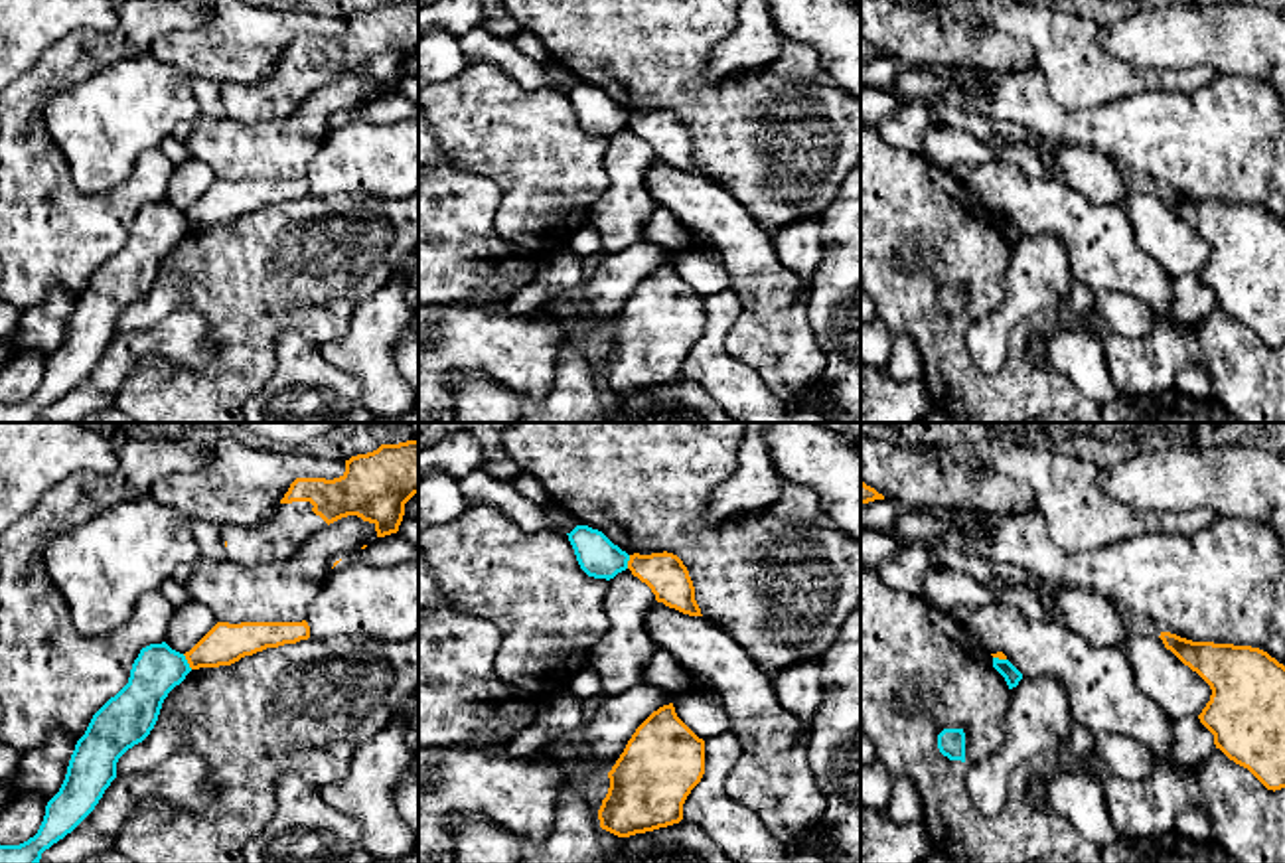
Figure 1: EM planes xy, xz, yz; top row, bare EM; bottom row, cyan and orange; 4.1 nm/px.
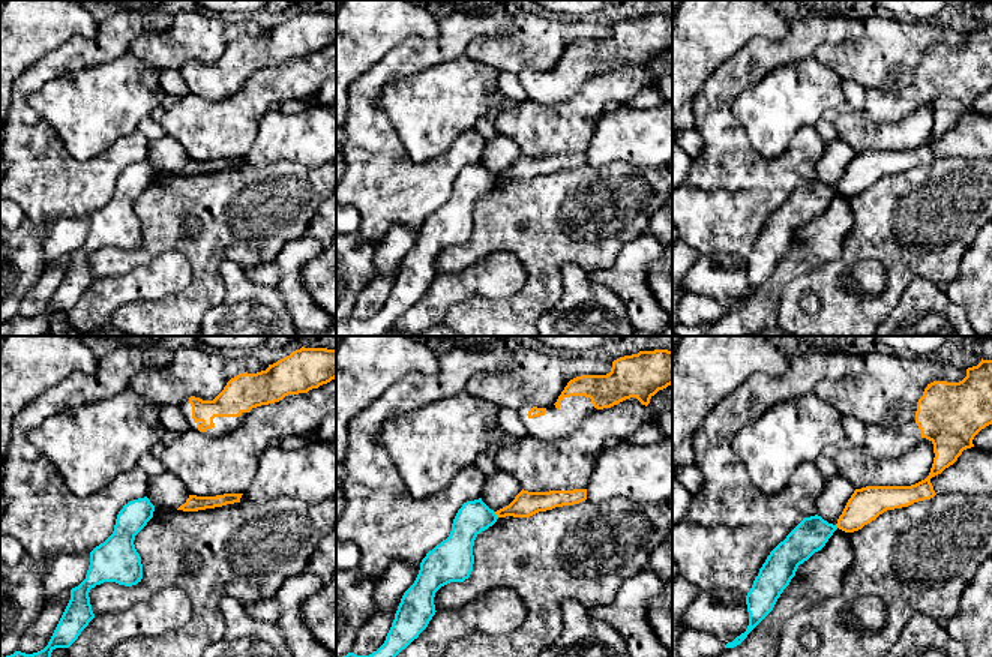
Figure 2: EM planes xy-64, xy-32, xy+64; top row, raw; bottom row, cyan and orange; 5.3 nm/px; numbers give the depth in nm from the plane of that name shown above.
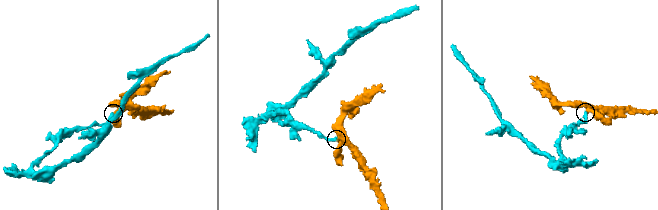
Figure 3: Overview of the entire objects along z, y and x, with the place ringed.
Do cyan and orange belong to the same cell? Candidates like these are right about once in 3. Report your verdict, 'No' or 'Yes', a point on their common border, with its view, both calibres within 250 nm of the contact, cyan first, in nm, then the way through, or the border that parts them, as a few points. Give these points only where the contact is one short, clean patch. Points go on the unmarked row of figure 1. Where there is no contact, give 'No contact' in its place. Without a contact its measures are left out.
No. Touches cyan at xy (186, 220). Thickness 200 nm (cyan) against 170 nm. Boundary: xy (182, 212), (192, 226)

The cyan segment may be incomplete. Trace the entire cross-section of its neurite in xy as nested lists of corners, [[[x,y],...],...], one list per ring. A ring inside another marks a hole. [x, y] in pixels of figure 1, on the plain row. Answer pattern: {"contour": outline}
{"contour": [[[166,199],[140,207],[128,241],[93,273],[77,298],[65,338],[47,359],[38,391],[20,403],[0,403],[0,423],[38,423],[45,407],[95,367],[116,336],[118,316],[150,292],[164,257],[189,229],[186,213]]]}

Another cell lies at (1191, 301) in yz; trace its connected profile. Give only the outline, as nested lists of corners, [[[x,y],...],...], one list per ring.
[[[1198,275],[1171,278],[1169,316],[1186,328],[1194,328],[1214,310],[1214,292]]]

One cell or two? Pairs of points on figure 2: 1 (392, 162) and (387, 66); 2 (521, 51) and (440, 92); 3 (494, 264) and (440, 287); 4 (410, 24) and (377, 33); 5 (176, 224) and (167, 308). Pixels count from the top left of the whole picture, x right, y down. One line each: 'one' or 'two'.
1: one
2: two
3: one
4: one
5: one

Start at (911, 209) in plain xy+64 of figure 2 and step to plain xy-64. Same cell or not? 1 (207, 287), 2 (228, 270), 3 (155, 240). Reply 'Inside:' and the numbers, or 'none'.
Inside: 1, 3

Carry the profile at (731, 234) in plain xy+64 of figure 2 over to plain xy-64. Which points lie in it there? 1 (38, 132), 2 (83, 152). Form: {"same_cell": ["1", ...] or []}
{"same_cell": ["1"]}

